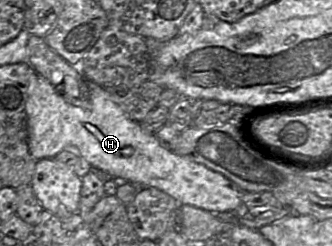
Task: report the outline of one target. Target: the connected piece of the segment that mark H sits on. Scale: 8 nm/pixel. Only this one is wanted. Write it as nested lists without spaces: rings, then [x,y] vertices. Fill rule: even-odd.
[[[37,73],[36,84],[25,106],[29,151],[36,160],[53,159],[58,153],[68,151],[85,159],[92,170],[109,174],[117,182],[156,188],[173,197],[180,205],[191,205],[211,213],[236,213],[247,209],[243,205],[245,191],[236,184],[221,173],[164,148],[153,133],[147,132],[140,123],[131,120],[112,101],[107,91],[90,81],[87,81],[87,85],[89,88],[87,99],[71,98],[68,101],[68,97],[60,89],[61,83],[56,88],[49,80]]]

